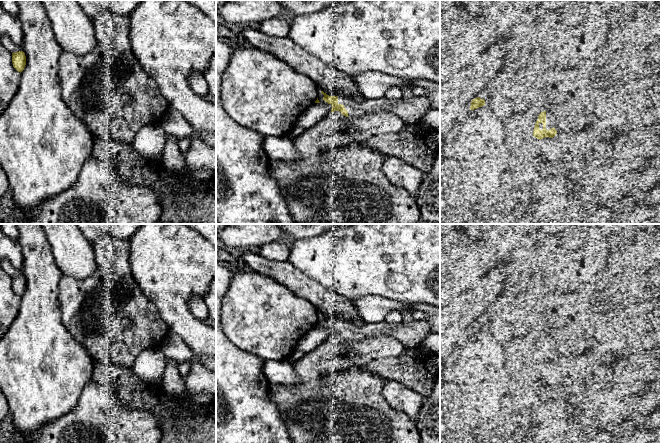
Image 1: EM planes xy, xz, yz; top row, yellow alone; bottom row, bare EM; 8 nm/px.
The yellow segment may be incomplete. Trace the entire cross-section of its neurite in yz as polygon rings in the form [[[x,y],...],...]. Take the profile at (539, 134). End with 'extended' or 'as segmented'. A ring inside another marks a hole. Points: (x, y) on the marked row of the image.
[[[543,111],[539,114],[535,127],[533,130],[533,136],[541,140],[545,137],[553,138],[559,131],[558,126],[548,111]]]; extended

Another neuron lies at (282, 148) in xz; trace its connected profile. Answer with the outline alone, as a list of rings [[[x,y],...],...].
[[[266,136],[263,141],[263,149],[269,160],[296,161],[300,157],[292,139],[286,136]]]

